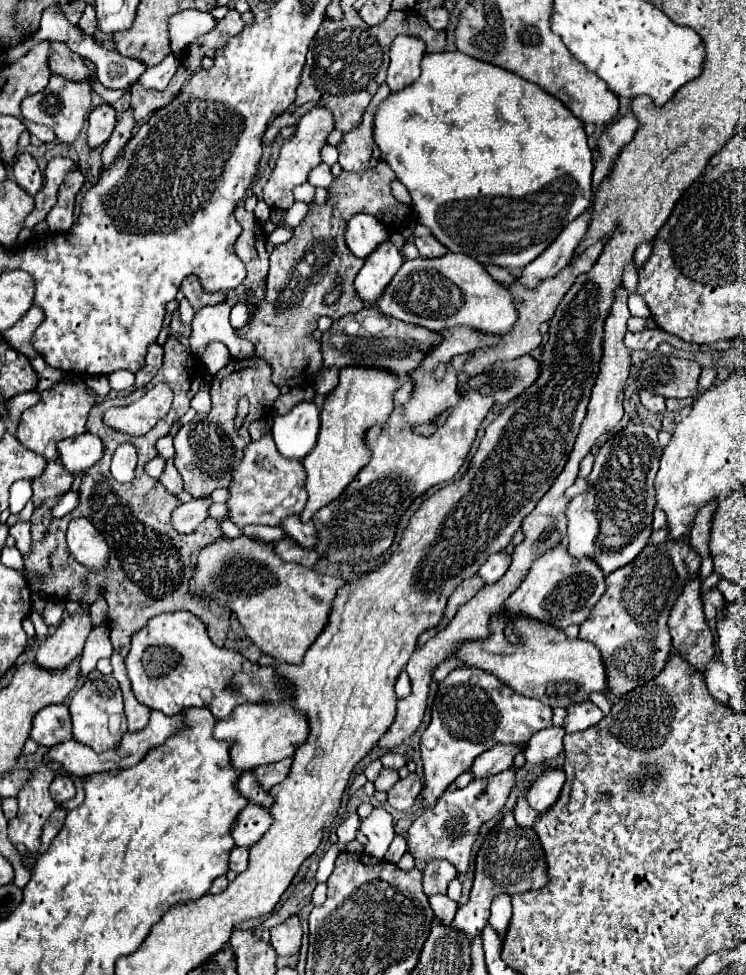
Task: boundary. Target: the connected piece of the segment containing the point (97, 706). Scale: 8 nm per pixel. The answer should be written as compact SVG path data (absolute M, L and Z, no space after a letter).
M92 671L86 677L86 683L82 685L82 689L78 689L70 701L70 713L72 713L72 733L74 733L74 741L90 745L96 753L104 753L108 749L116 749L120 745L120 737L126 733L124 721L122 727L116 735L112 735L108 731L108 717L112 713L124 715L122 711L122 693L118 687L118 681L112 675L102 675L100 671Z

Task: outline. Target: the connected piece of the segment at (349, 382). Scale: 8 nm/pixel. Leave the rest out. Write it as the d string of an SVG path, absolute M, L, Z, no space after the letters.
M340 369L340 383L332 393L326 395L320 413L318 443L302 465L306 471L308 503L300 515L300 521L310 521L316 511L338 499L348 483L368 465L372 451L366 443L366 433L374 425L386 425L394 409L392 393L406 381L406 377L392 377L392 373L380 373L380 369Z

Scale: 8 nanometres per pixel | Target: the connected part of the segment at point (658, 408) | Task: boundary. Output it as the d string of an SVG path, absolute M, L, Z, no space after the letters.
M640 391L640 403L650 413L662 413L666 409L664 407L664 397L652 395L652 393L646 393L646 391Z

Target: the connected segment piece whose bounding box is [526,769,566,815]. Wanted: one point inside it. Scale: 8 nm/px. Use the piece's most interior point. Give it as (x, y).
(544, 793)

